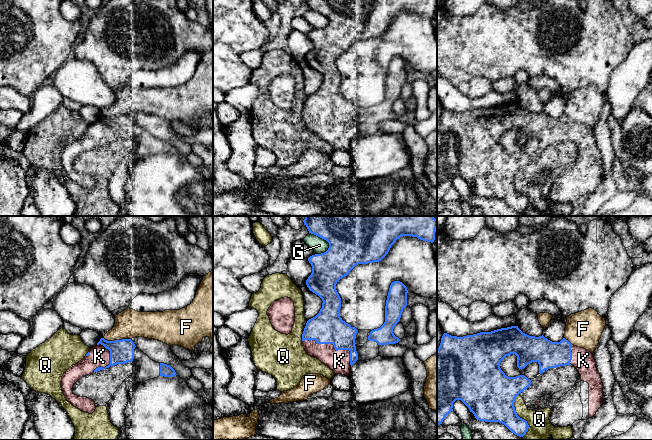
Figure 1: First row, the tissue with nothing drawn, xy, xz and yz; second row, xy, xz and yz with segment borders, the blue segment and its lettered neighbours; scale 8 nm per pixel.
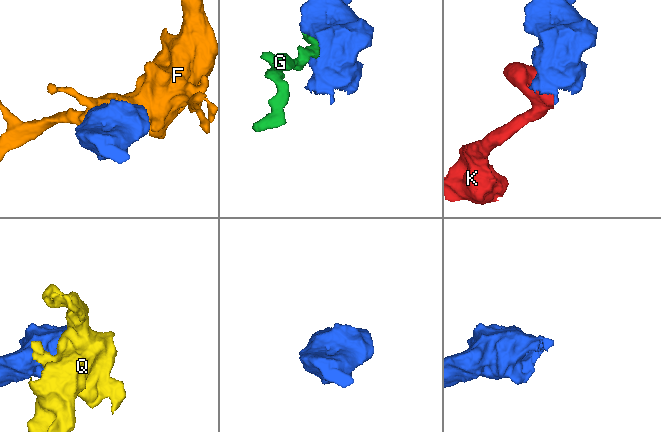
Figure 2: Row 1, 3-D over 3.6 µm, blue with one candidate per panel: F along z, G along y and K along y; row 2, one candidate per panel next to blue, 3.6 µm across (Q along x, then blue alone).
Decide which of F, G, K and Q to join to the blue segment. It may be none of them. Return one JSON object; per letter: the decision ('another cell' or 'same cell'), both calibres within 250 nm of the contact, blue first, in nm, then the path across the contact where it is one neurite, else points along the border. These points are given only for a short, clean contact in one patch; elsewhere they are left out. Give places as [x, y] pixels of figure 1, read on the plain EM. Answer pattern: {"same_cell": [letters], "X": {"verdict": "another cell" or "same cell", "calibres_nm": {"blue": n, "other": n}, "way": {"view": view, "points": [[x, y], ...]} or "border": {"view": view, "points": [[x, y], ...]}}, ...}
{"same_cell": ["K"], "F": {"verdict": "another cell", "calibres_nm": {"blue": 190, "other": 220}}, "G": {"verdict": "another cell", "calibres_nm": {"blue": 340, "other": 120}}, "K": {"verdict": "same cell", "calibres_nm": {"blue": 280, "other": 180}}, "Q": {"verdict": "another cell", "calibres_nm": {"blue": 340, "other": 190}}}

